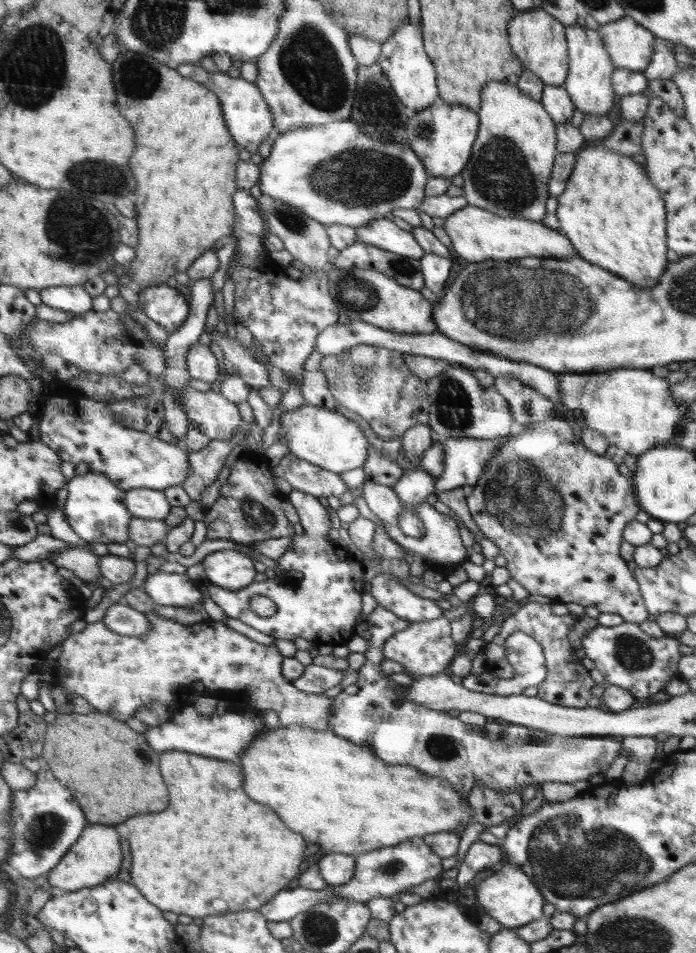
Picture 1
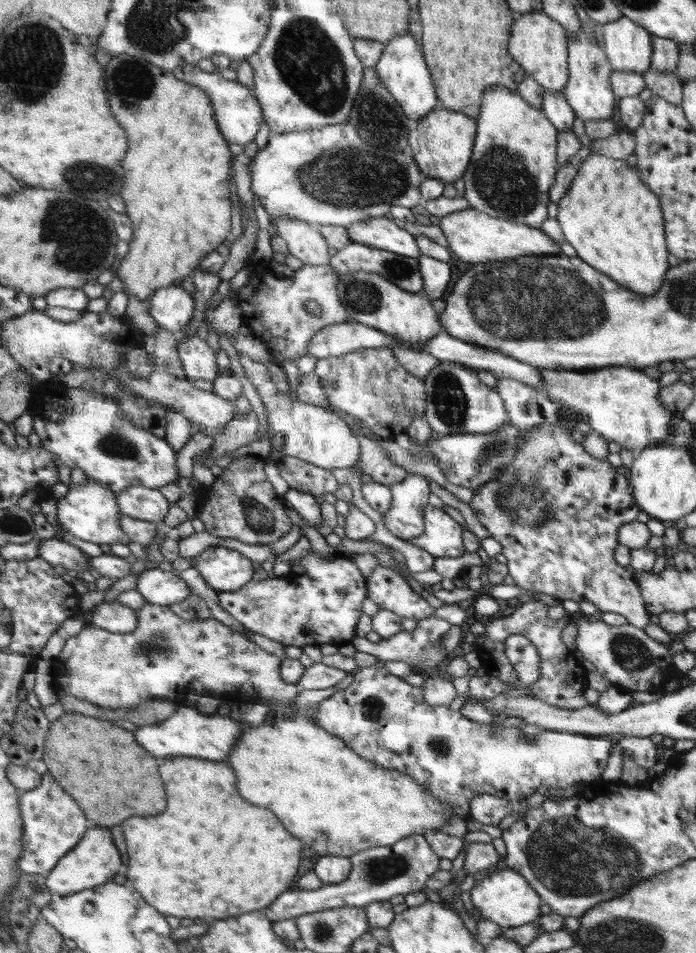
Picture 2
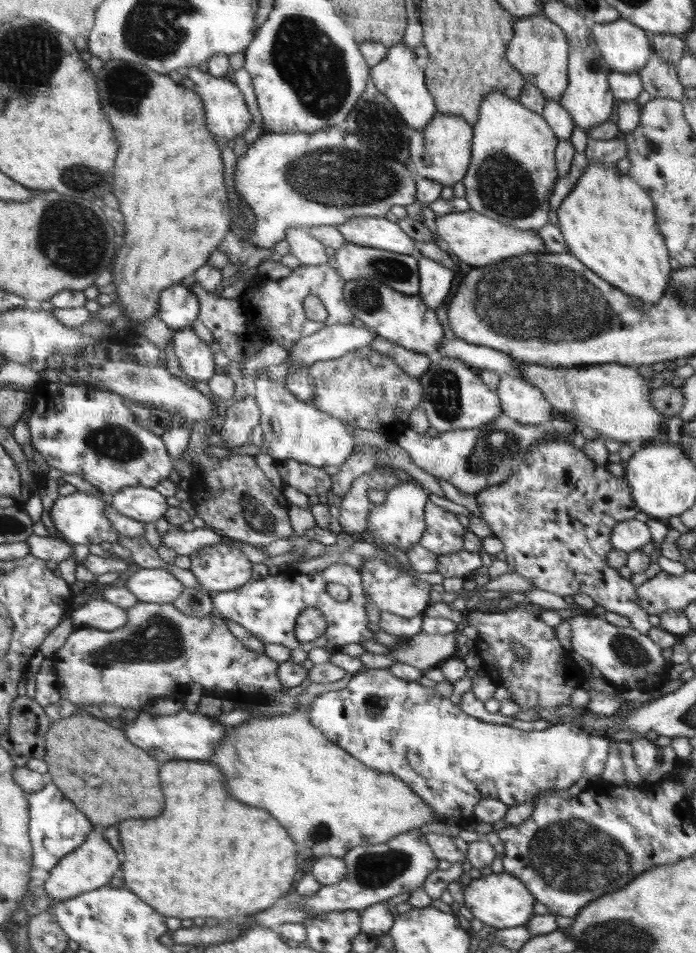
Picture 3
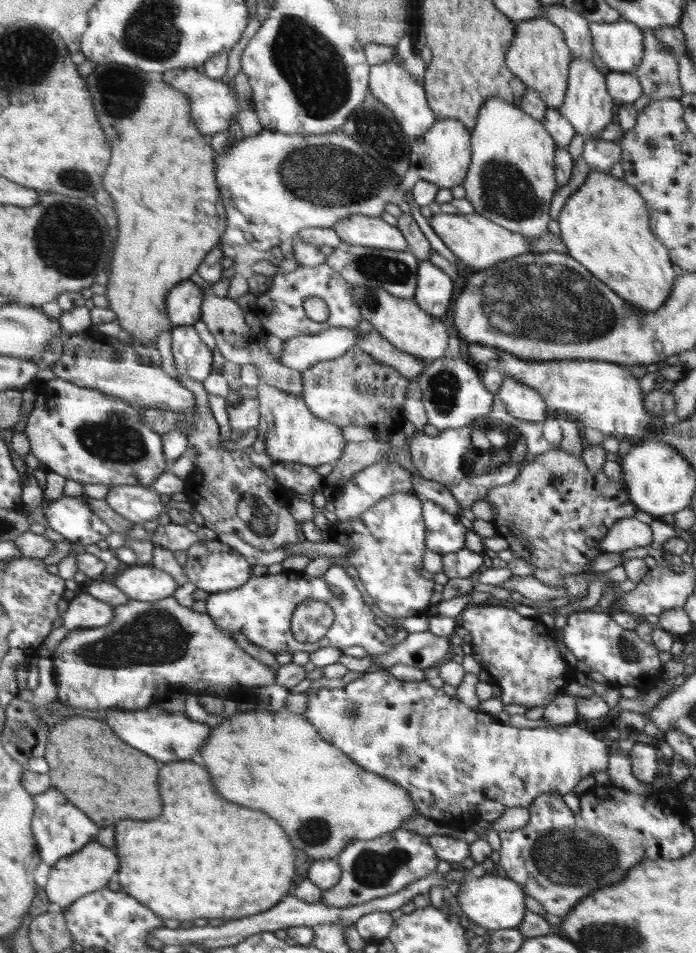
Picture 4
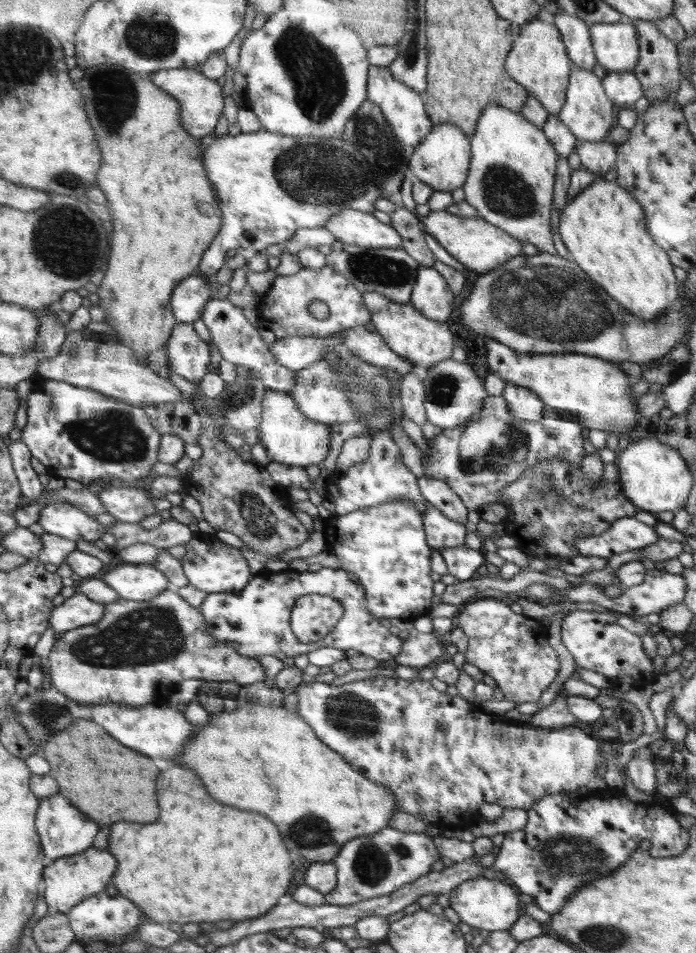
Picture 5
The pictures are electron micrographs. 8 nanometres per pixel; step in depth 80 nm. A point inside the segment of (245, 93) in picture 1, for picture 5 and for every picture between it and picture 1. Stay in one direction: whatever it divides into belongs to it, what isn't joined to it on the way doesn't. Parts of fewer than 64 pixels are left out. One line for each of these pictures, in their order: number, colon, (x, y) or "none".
2: (236, 109)
3: (226, 114)
4: (212, 103)
5: (201, 98)

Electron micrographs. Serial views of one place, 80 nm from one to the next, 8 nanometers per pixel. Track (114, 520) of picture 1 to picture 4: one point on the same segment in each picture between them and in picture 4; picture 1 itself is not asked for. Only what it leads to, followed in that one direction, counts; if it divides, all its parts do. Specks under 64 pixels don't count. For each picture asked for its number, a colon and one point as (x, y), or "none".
2: (90, 512)
3: (81, 517)
4: (70, 516)

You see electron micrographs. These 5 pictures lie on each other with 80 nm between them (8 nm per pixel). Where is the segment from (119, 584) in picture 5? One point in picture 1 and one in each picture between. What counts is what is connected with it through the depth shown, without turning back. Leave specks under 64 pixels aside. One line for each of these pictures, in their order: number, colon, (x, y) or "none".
1: (165, 589)
2: (160, 586)
3: (157, 585)
4: (147, 583)

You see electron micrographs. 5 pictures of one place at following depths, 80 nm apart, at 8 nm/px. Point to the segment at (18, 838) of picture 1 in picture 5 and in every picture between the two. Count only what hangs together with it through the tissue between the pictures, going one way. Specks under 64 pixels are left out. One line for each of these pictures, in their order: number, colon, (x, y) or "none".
2: (53, 824)
3: (56, 828)
4: (60, 829)
5: (65, 831)

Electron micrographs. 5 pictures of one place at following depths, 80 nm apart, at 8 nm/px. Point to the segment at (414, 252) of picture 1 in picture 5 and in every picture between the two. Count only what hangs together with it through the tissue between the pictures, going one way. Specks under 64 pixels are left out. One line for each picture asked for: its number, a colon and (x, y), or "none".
2: (380, 232)
3: (379, 232)
4: (357, 229)
5: (352, 227)

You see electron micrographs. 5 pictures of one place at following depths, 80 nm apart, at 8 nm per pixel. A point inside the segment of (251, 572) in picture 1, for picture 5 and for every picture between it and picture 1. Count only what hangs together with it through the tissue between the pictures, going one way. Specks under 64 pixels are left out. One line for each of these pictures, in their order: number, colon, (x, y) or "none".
2: (223, 569)
3: (218, 568)
4: (210, 565)
5: (211, 566)

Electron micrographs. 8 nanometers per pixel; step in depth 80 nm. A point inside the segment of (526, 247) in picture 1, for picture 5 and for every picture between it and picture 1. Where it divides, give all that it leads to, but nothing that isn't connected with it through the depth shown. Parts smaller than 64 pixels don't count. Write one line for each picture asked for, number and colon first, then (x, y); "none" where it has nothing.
2: (474, 237)
3: (477, 240)
4: (478, 242)
5: (480, 246)

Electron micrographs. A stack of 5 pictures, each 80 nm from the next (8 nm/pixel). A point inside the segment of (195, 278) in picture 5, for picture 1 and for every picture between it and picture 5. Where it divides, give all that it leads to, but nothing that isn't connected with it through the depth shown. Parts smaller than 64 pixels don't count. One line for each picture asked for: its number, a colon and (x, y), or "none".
1: (166, 306)
2: (172, 308)
3: (178, 305)
4: (184, 302)

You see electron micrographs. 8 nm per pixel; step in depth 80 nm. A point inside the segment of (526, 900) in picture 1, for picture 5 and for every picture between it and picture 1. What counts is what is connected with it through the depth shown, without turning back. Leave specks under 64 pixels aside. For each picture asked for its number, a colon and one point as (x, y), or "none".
2: (507, 898)
3: (503, 901)
4: (493, 902)
5: (484, 903)

